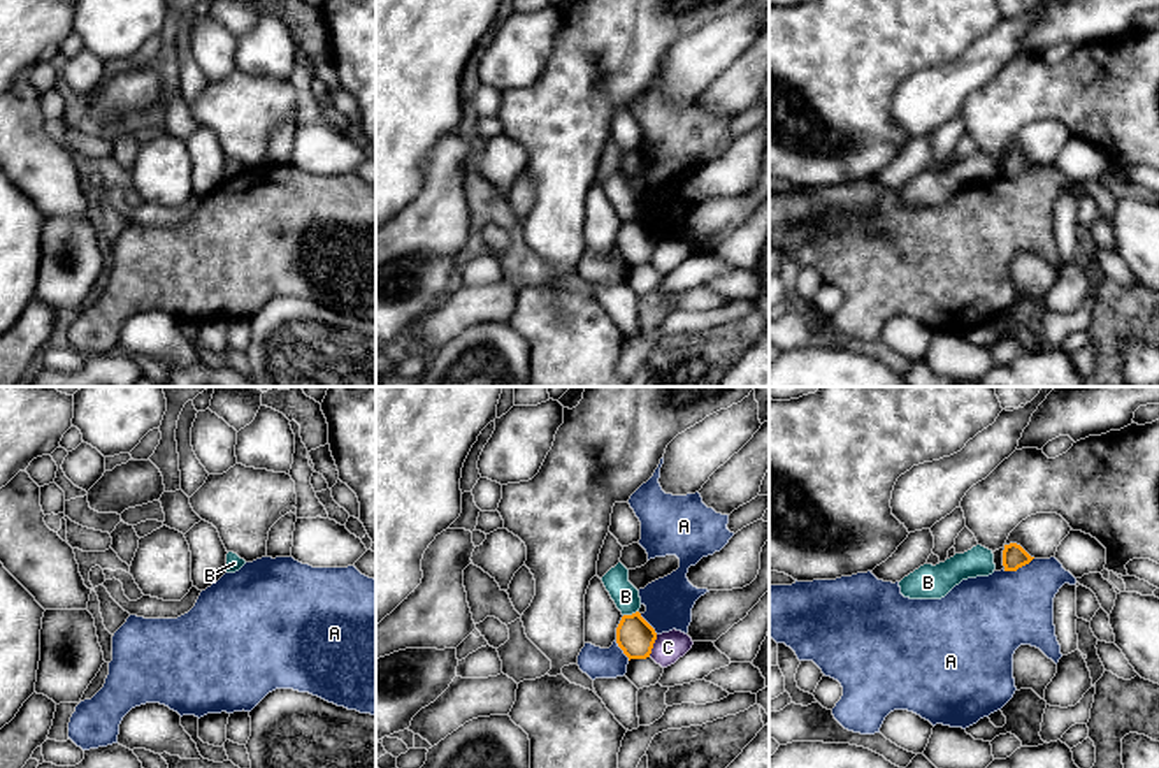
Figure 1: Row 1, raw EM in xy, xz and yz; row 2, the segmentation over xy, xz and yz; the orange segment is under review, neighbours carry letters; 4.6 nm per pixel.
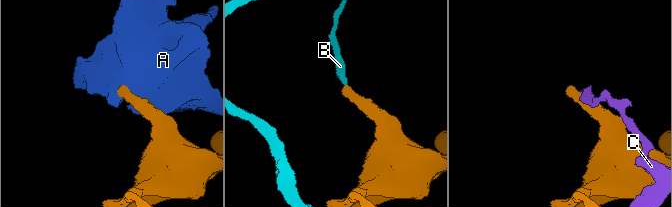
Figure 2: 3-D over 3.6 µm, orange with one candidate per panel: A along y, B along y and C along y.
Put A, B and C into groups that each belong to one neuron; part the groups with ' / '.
A / B / C

